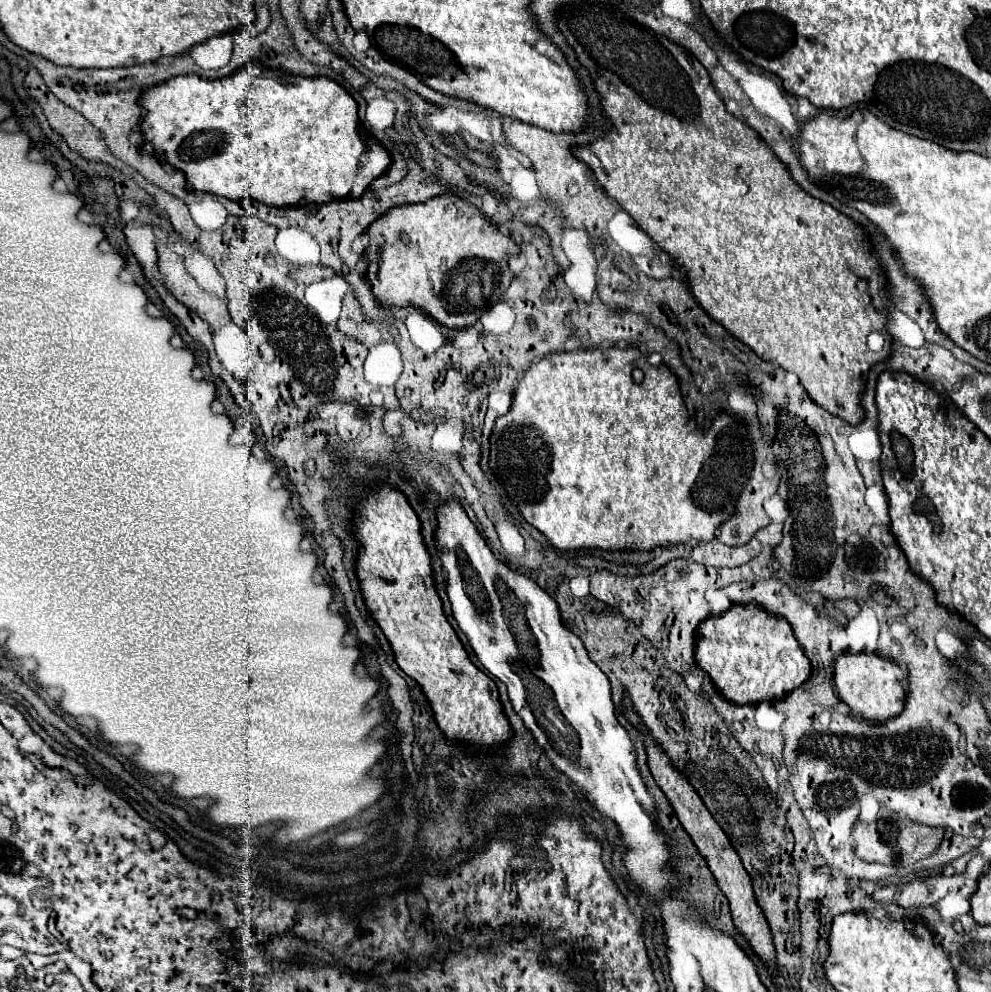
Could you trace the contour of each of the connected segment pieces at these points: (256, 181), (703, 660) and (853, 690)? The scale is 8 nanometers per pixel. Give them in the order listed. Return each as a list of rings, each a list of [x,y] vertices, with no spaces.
[[[248,61],[244,67],[240,67],[238,71],[234,71],[228,77],[222,77],[222,79],[202,79],[198,75],[172,77],[158,87],[146,89],[142,95],[142,107],[146,109],[146,115],[142,119],[142,131],[144,131],[146,141],[150,141],[154,145],[154,153],[162,151],[164,155],[160,159],[164,159],[172,167],[184,171],[190,187],[194,187],[196,191],[208,191],[208,193],[228,197],[234,201],[244,199],[244,197],[252,197],[264,205],[282,207],[282,205],[302,205],[302,203],[328,203],[332,199],[346,199],[346,197],[358,199],[366,191],[366,187],[390,167],[390,161],[392,161],[390,153],[372,135],[360,133],[360,129],[358,129],[358,103],[336,81],[332,81],[328,77],[284,75],[282,71],[274,71],[274,69],[266,69],[266,75],[254,75],[254,61]]]
[[[758,603],[732,605],[726,613],[700,621],[700,625],[696,627],[696,663],[712,677],[720,693],[728,701],[738,705],[754,705],[760,701],[782,699],[790,691],[800,687],[812,673],[810,659],[804,655],[804,649],[796,641],[790,623],[780,615],[768,613]]]
[[[842,653],[836,657],[834,683],[840,699],[850,707],[850,713],[862,713],[870,721],[888,721],[904,709],[906,691],[902,687],[904,671],[890,659],[876,653]]]

